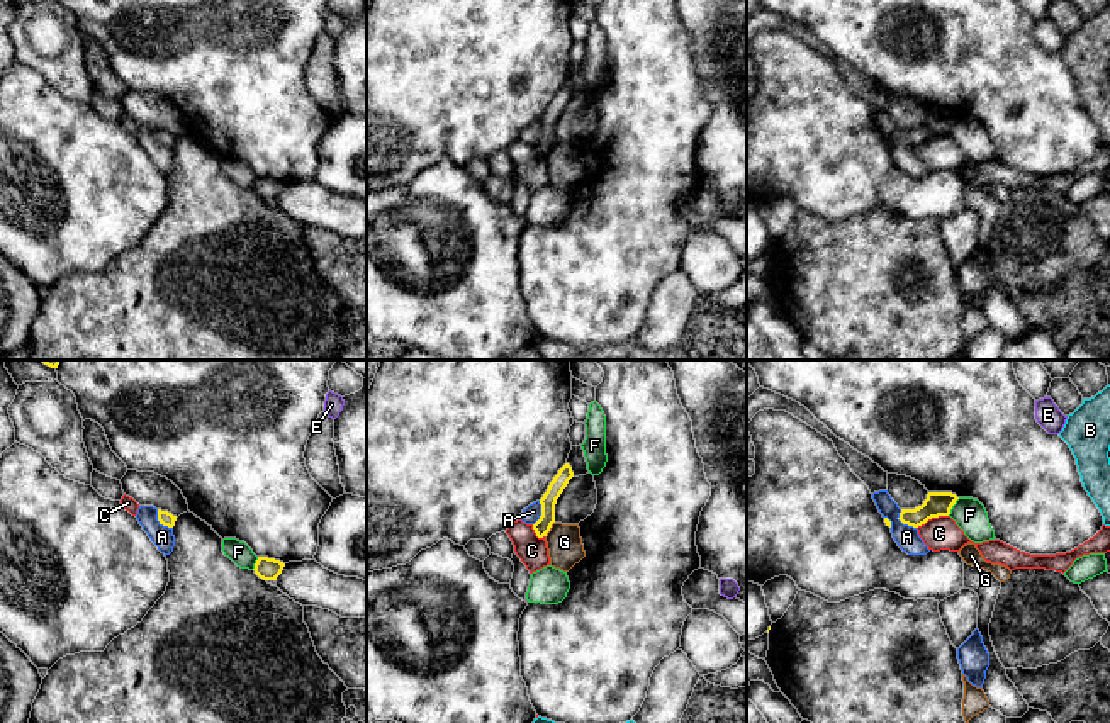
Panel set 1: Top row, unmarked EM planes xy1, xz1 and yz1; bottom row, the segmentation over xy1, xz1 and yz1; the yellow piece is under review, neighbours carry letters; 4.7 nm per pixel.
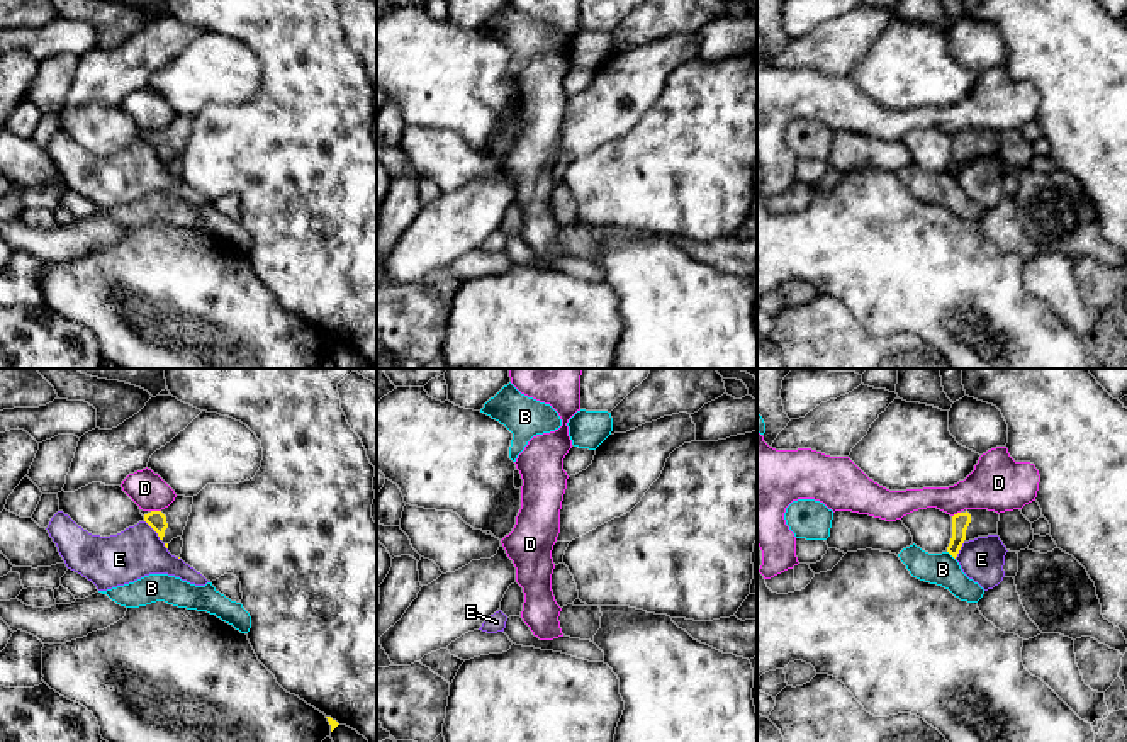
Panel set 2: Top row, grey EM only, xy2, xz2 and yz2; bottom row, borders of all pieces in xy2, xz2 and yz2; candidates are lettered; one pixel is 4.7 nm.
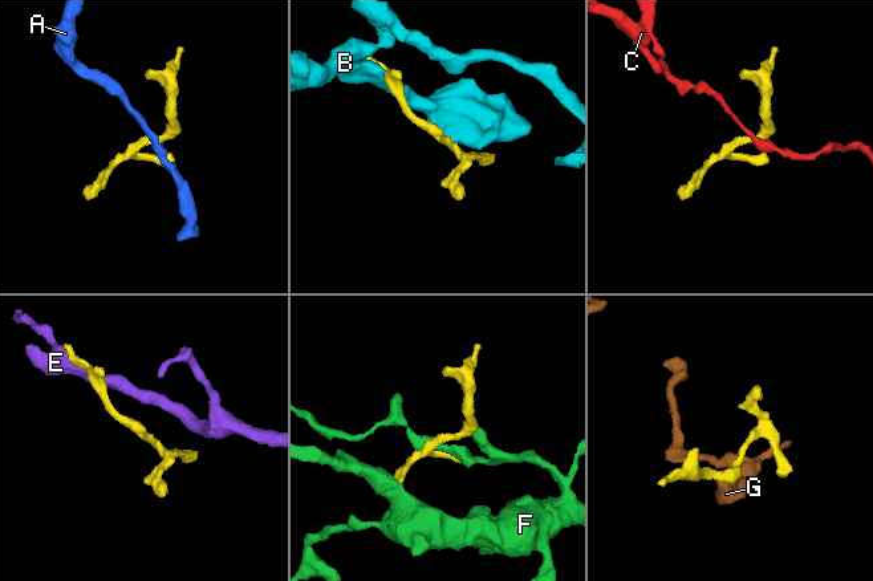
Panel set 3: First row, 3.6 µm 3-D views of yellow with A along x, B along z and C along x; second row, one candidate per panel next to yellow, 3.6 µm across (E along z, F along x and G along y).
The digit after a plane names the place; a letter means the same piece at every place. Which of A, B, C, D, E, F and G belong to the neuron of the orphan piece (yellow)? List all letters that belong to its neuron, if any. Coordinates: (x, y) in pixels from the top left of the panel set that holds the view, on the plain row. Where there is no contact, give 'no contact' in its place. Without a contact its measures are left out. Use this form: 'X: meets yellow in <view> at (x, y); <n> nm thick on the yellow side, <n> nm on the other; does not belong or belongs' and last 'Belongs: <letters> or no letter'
A: meets yellow in xy1 at (160, 141); 70 nm thick on the yellow side, 100 nm on the other; does not belong
B: meets yellow in yz2 at (951, 174); 80 nm thick on the yellow side, 160 nm on the other; does not belong
C: meets yellow in yz1 at (932, 136); 120 nm thick on the yellow side, 160 nm on the other; does not belong
D: meets yellow in xy2 at (156, 131); 90 nm thick on the yellow side, 170 nm on the other; does not belong
E: meets yellow in xy2 at (153, 148); 90 nm thick on the yellow side, 240 nm on the other; does not belong
F: meets yellow in yz1 at (953, 124); 120 nm thick on the yellow side, 160 nm on the other; does not belong
G: meets yellow in xz1 at (549, 150); 80 nm thick on the yellow side, 170 nm on the other; does not belong
Belongs: no letter

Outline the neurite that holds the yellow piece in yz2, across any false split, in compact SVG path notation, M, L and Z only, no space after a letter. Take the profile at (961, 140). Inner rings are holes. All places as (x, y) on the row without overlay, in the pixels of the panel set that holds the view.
M964 129L952 136L952 158L947 171L956 178L962 163L978 156L998 155L1000 134L988 129Z

